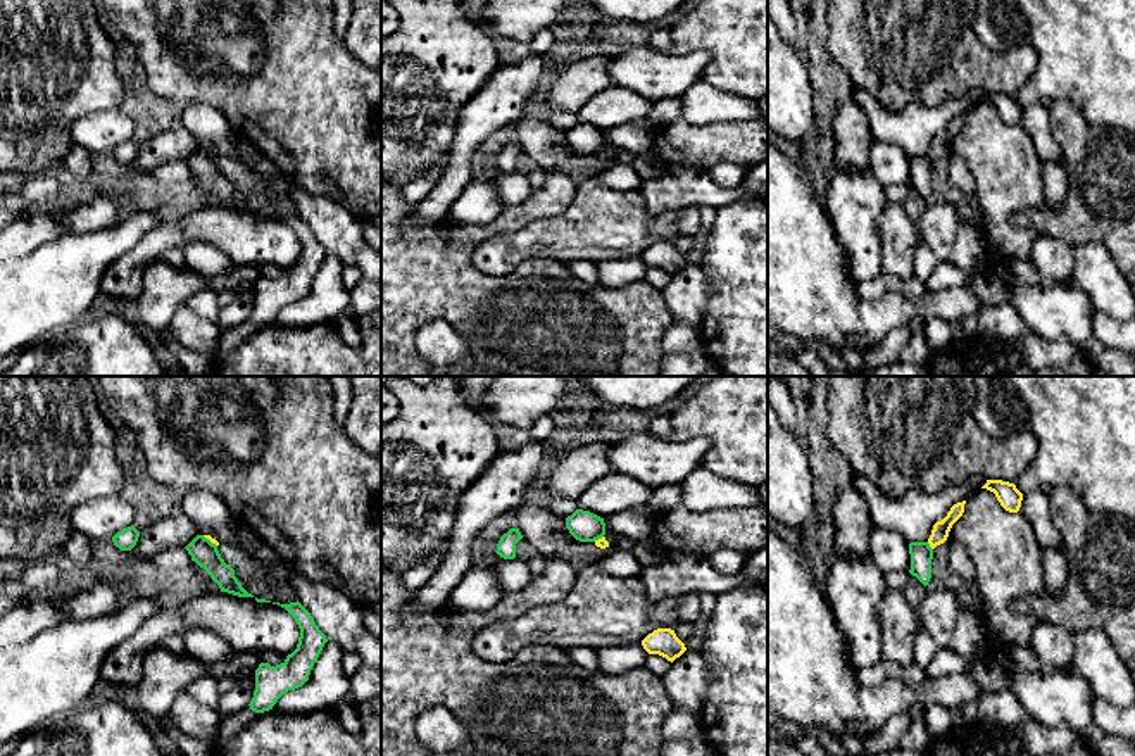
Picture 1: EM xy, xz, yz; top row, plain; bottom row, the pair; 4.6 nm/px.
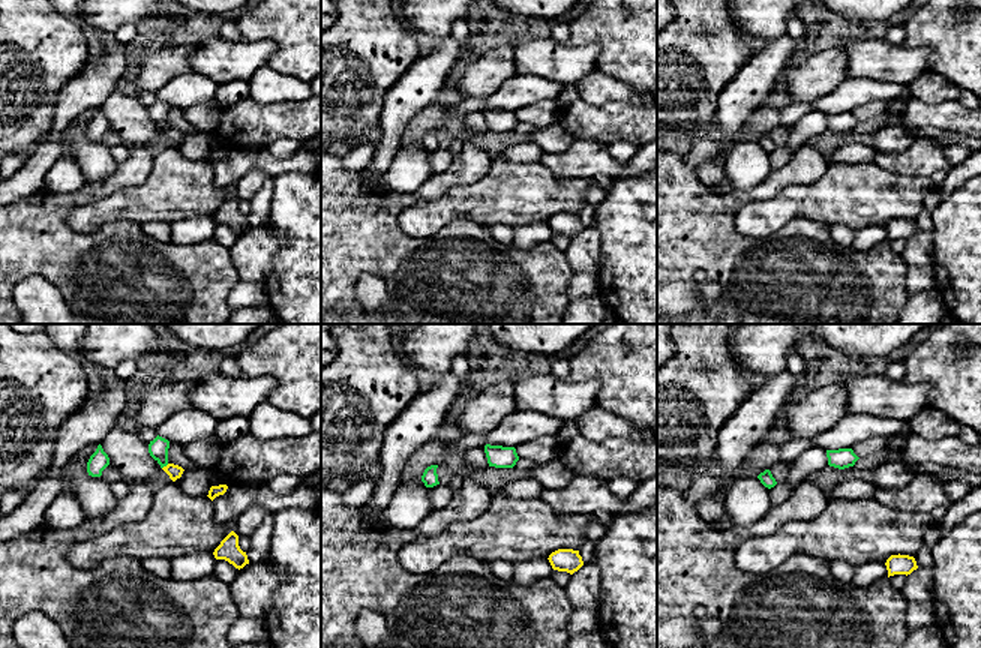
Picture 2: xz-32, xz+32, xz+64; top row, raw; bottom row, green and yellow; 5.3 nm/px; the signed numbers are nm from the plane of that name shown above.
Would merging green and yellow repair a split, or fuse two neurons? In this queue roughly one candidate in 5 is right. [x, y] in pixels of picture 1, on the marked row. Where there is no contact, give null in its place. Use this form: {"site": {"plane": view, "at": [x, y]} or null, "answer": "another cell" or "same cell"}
{"site": {"plane": "yz", "at": [928, 546]}, "answer": "another cell"}

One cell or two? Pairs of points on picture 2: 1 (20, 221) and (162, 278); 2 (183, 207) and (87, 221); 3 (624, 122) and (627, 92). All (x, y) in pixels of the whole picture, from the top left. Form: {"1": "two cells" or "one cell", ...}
{"1": "one cell", "2": "one cell", "3": "two cells"}

